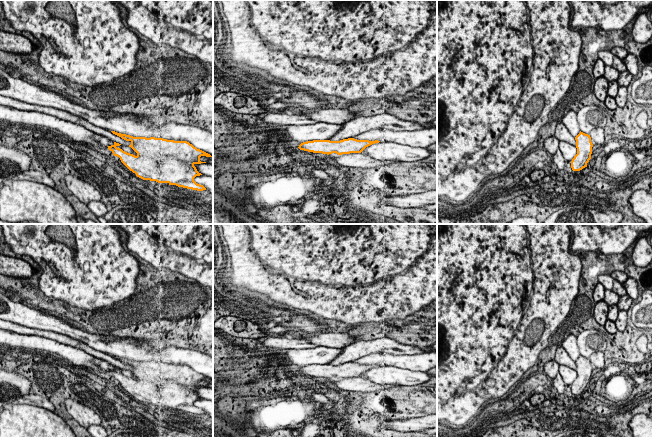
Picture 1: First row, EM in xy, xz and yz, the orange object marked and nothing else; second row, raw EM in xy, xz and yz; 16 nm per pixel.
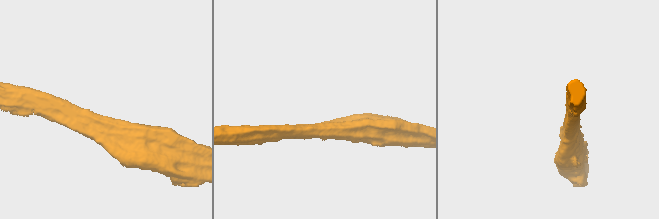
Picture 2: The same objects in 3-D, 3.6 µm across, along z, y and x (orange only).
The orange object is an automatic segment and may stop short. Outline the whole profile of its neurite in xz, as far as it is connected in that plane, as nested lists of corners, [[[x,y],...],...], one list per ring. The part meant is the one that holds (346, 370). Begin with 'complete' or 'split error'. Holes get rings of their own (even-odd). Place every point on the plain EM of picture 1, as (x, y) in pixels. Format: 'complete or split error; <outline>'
complete; [[[354,362],[343,363],[340,365],[330,365],[330,364],[313,364],[303,366],[299,369],[300,374],[322,377],[322,378],[332,378],[336,377],[338,379],[350,378],[350,377],[361,377],[366,371],[379,367],[380,365],[369,365],[369,364],[357,364]]]

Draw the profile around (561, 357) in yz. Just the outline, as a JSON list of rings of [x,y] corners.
[[[561,346],[557,348],[555,358],[554,360],[559,364],[559,365],[565,365],[573,370],[576,370],[576,364],[575,361],[573,361],[566,350]]]

